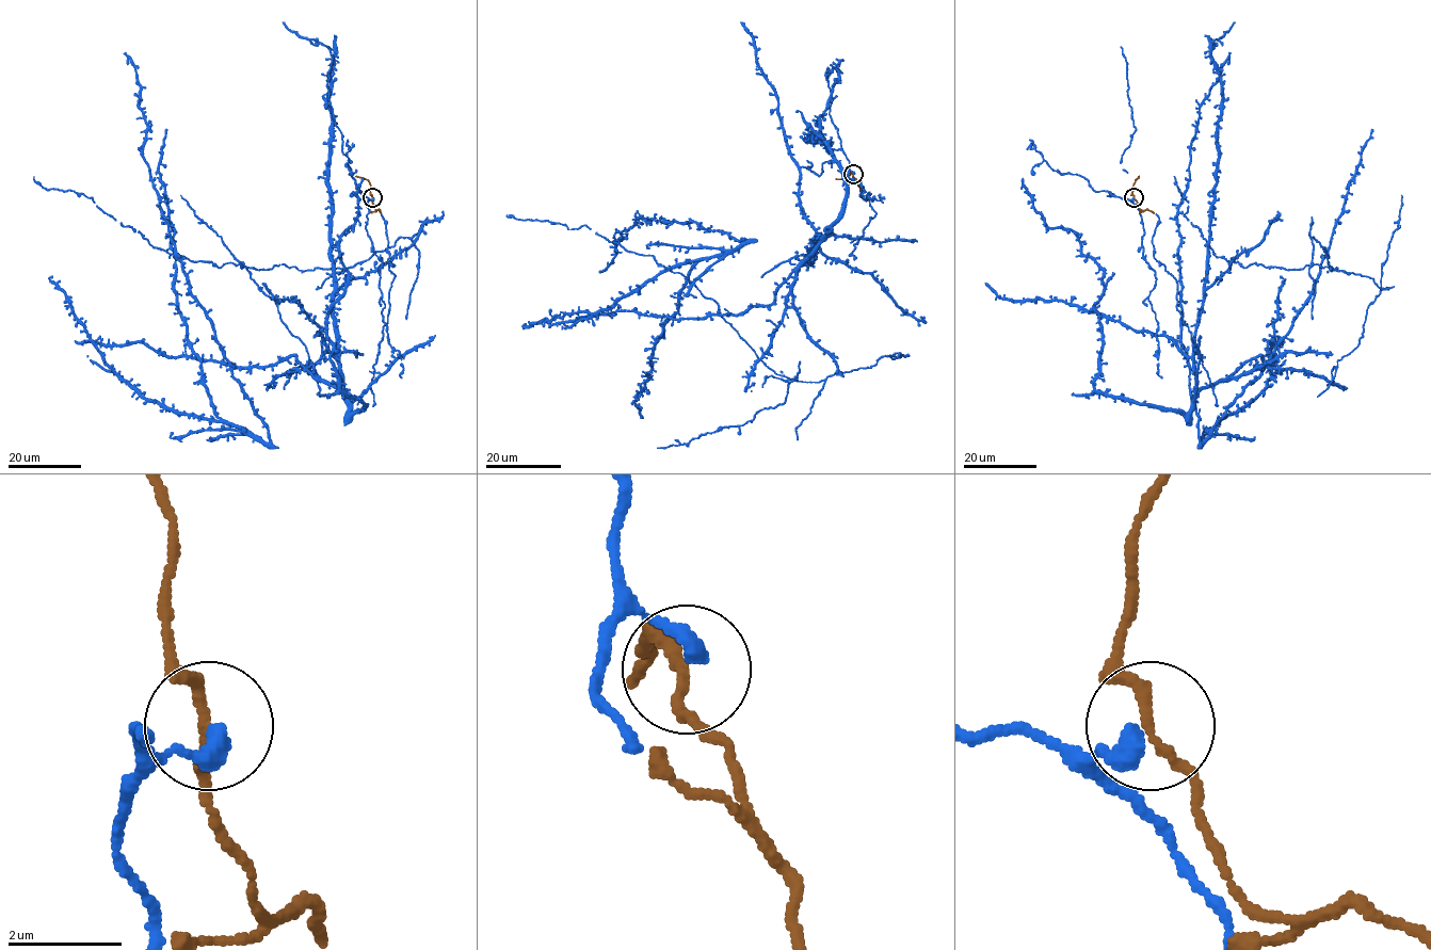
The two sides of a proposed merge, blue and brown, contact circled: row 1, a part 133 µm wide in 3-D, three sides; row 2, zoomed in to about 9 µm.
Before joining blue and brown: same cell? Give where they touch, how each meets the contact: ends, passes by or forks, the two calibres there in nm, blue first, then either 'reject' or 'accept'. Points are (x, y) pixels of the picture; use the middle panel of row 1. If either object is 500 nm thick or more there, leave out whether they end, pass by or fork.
(853, 174) | blue ends | brown passes by | 360/180 nm | accept

